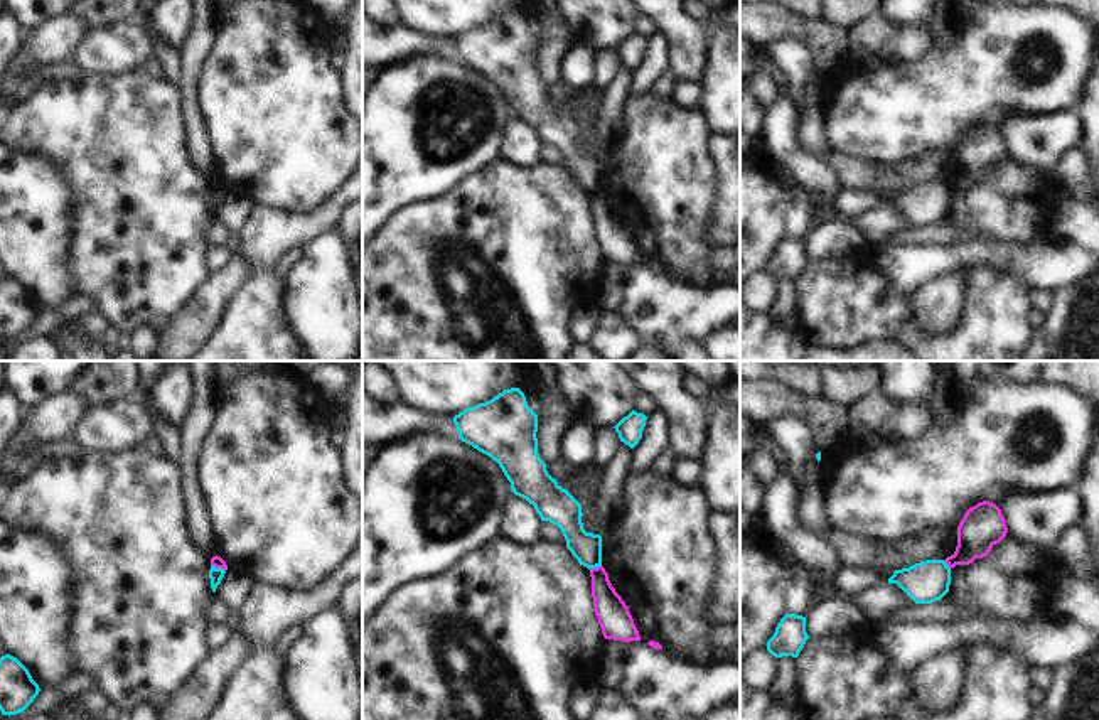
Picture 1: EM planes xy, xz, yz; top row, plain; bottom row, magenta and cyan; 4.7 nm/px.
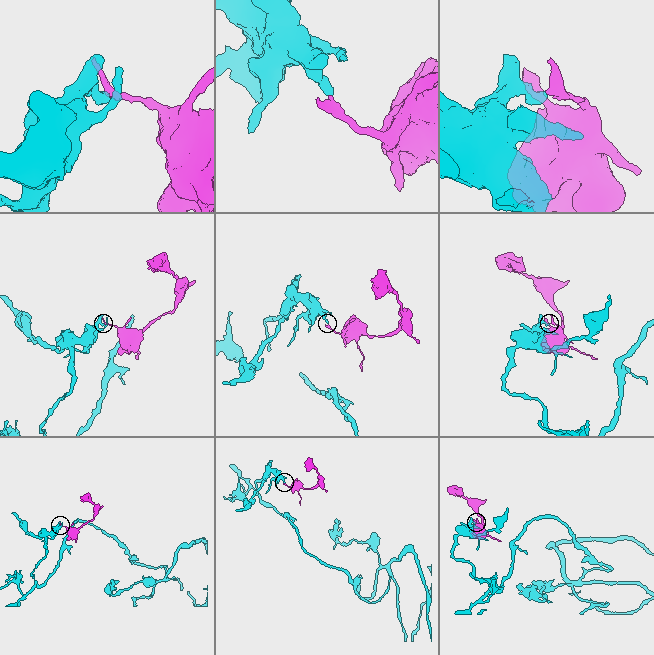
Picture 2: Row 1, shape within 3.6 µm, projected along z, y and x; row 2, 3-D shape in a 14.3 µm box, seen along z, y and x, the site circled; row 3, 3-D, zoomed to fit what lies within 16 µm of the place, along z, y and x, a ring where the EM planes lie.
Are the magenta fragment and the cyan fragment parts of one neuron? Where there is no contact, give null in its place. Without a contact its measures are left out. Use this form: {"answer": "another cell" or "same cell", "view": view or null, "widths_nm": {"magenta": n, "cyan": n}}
{"answer": "another cell", "view": "xz", "widths_nm": {"magenta": 150, "cyan": 140}}

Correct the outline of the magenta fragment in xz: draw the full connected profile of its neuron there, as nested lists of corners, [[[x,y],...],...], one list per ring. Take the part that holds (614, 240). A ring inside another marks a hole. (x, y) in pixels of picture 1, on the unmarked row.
[[[603,189],[590,191],[595,238],[605,261],[641,263],[639,253],[622,219],[615,214]]]

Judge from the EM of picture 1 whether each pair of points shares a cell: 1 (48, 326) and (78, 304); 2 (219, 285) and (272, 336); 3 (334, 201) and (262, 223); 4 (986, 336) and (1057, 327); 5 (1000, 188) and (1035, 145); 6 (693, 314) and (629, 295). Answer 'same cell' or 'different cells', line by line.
1: same cell
2: different cells
3: same cell
4: different cells
5: different cells
6: same cell

